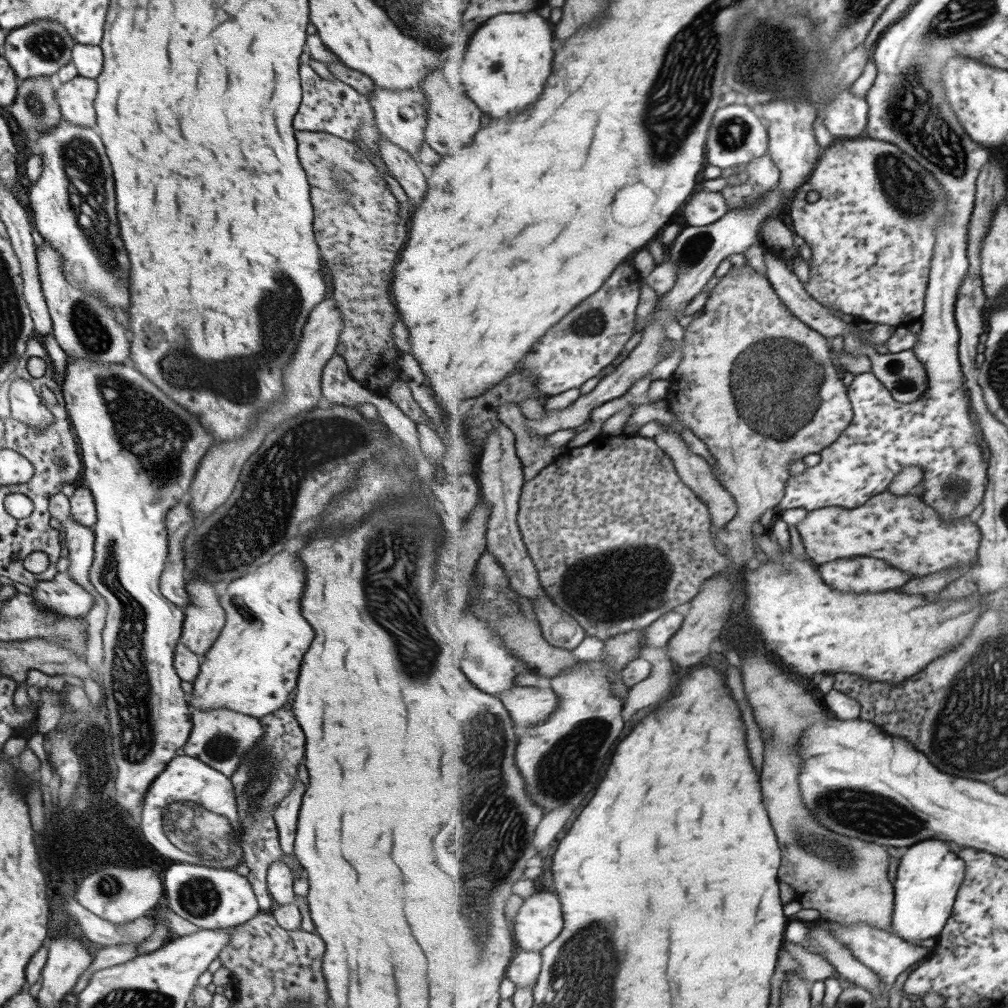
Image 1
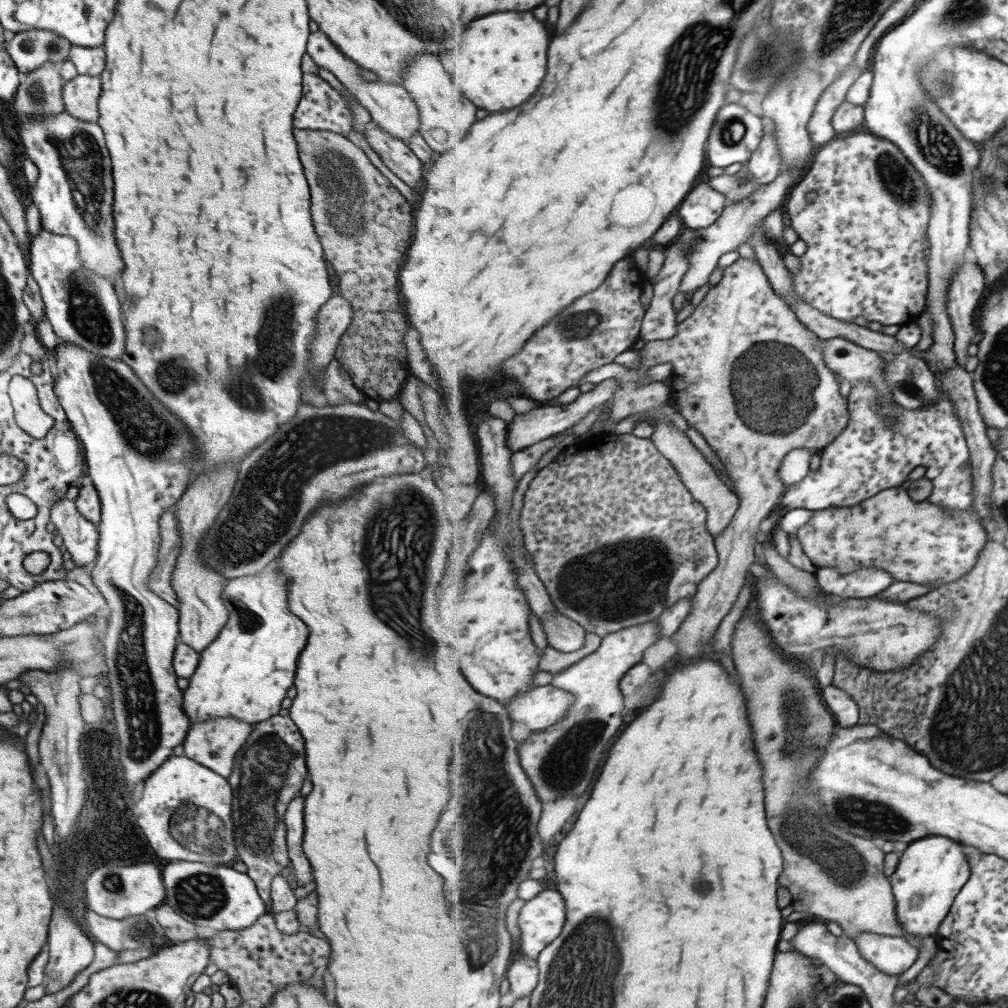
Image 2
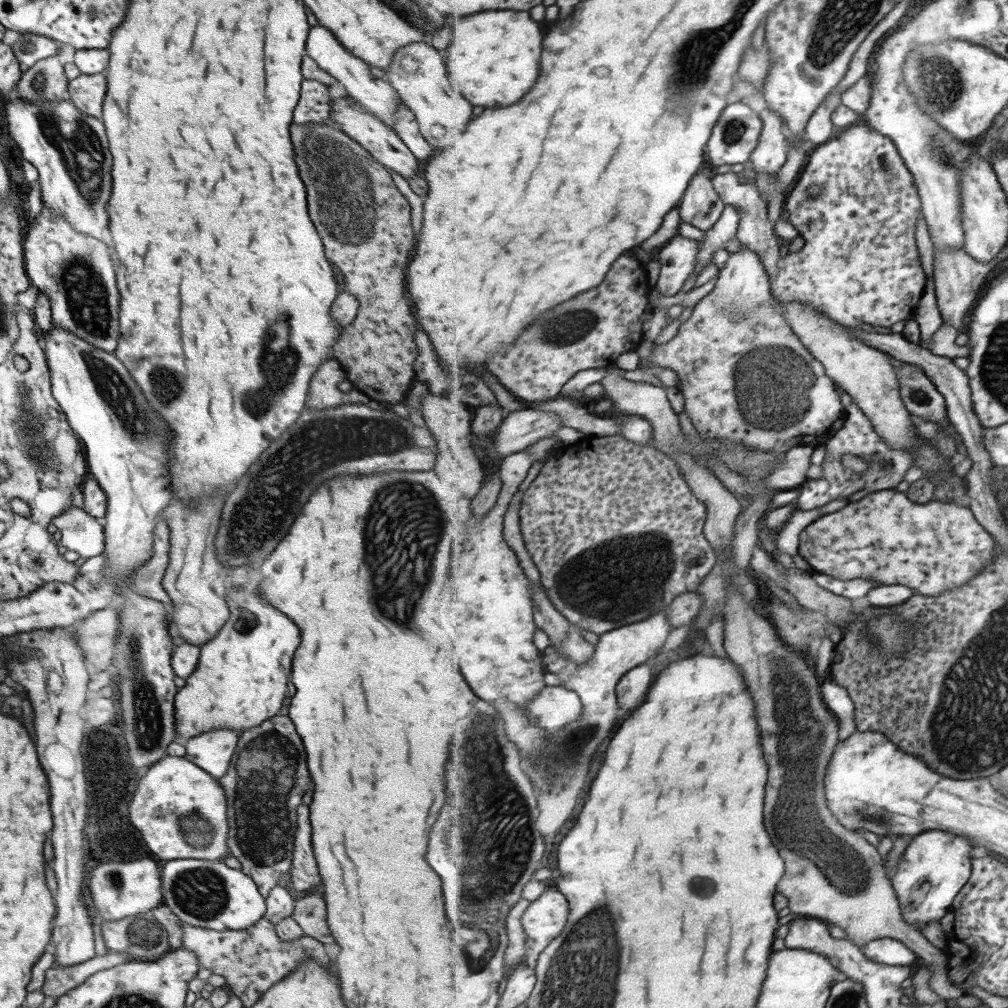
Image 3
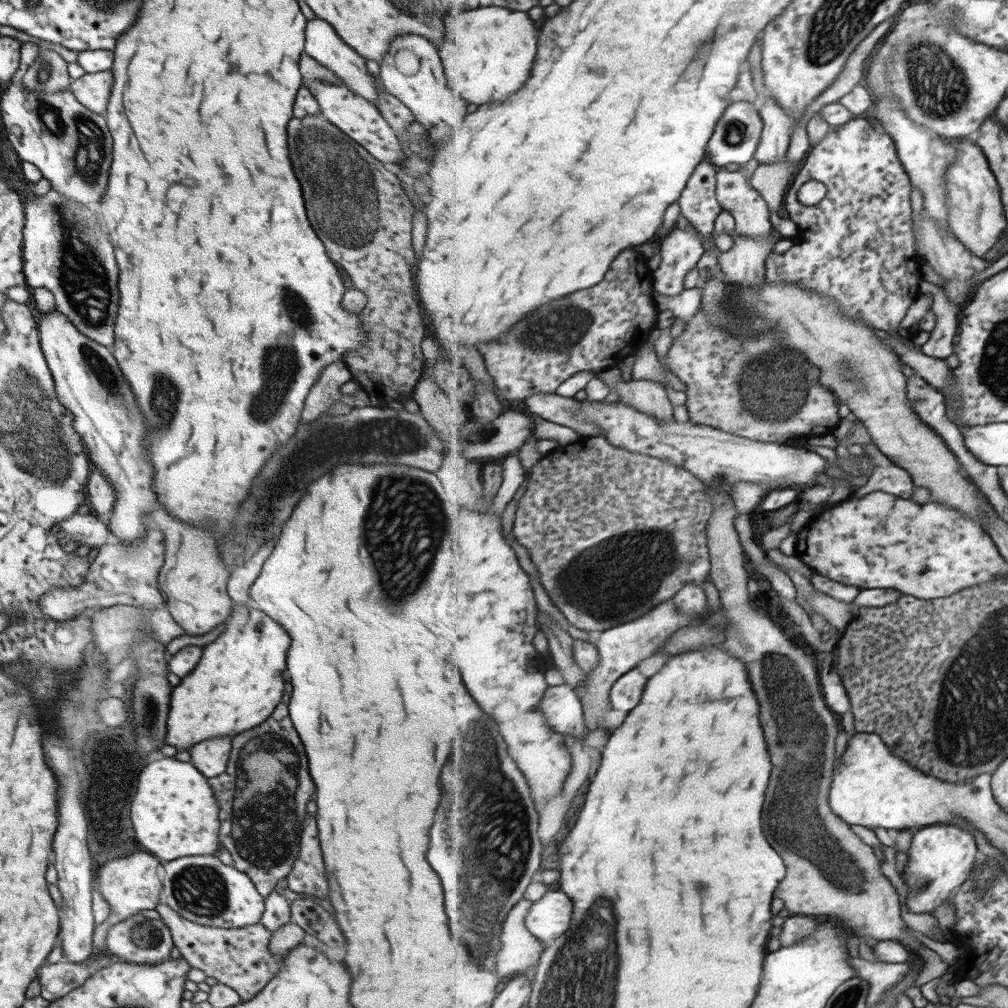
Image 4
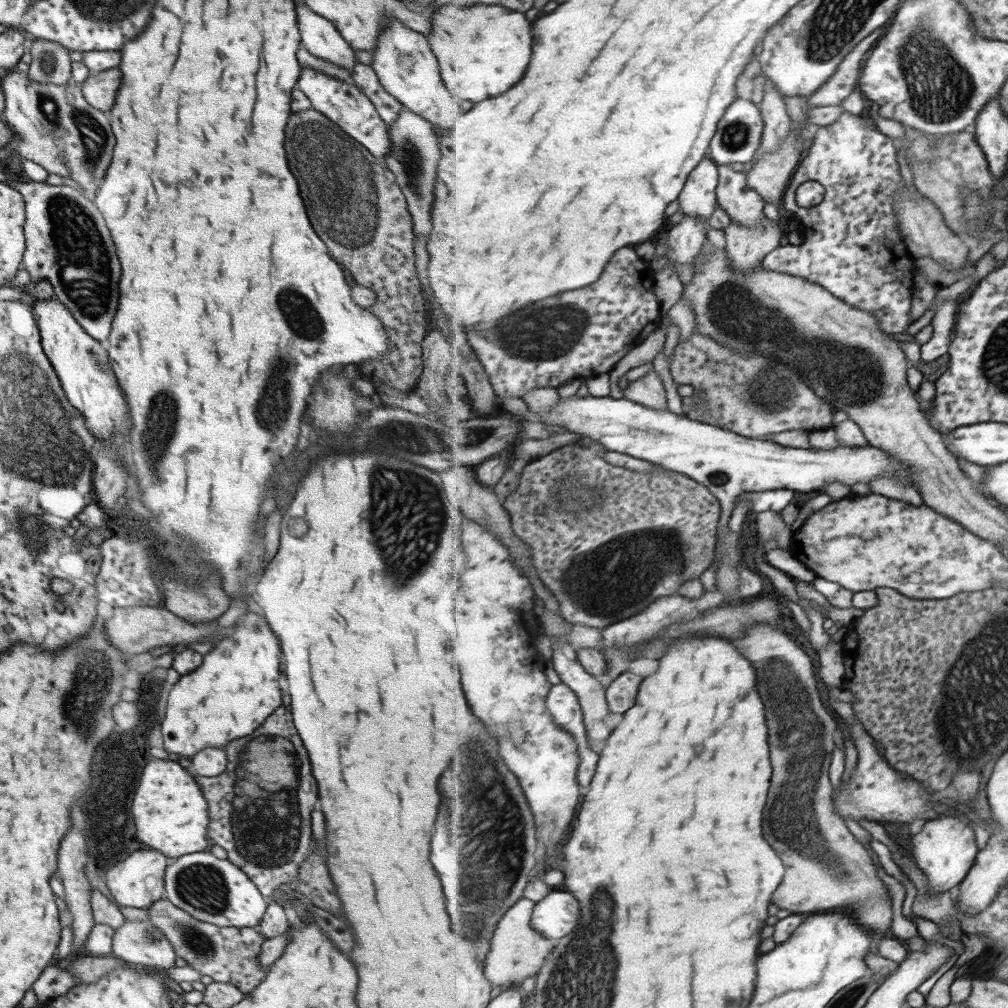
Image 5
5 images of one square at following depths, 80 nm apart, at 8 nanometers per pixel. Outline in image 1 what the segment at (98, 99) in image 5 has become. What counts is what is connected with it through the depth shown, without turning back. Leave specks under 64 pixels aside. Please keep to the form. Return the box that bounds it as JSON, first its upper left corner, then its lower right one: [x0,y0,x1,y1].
[55,76,97,127]

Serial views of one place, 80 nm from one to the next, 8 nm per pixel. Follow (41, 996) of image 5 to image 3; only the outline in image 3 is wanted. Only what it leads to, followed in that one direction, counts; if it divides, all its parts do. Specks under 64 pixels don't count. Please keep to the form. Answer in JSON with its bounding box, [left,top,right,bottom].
[40,952,131,997]

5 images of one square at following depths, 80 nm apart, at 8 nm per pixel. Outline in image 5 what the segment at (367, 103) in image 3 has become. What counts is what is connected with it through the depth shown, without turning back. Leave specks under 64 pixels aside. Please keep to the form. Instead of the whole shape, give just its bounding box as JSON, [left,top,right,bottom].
[296,3,357,73]

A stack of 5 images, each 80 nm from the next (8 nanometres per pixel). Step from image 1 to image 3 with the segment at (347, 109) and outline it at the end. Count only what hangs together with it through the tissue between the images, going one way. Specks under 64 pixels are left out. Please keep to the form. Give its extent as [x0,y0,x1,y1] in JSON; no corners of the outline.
[292,78,340,130]

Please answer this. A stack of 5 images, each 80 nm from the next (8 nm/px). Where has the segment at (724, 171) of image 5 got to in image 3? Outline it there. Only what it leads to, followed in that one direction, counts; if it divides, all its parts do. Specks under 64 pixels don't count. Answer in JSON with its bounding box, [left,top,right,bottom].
[714,171,781,278]

